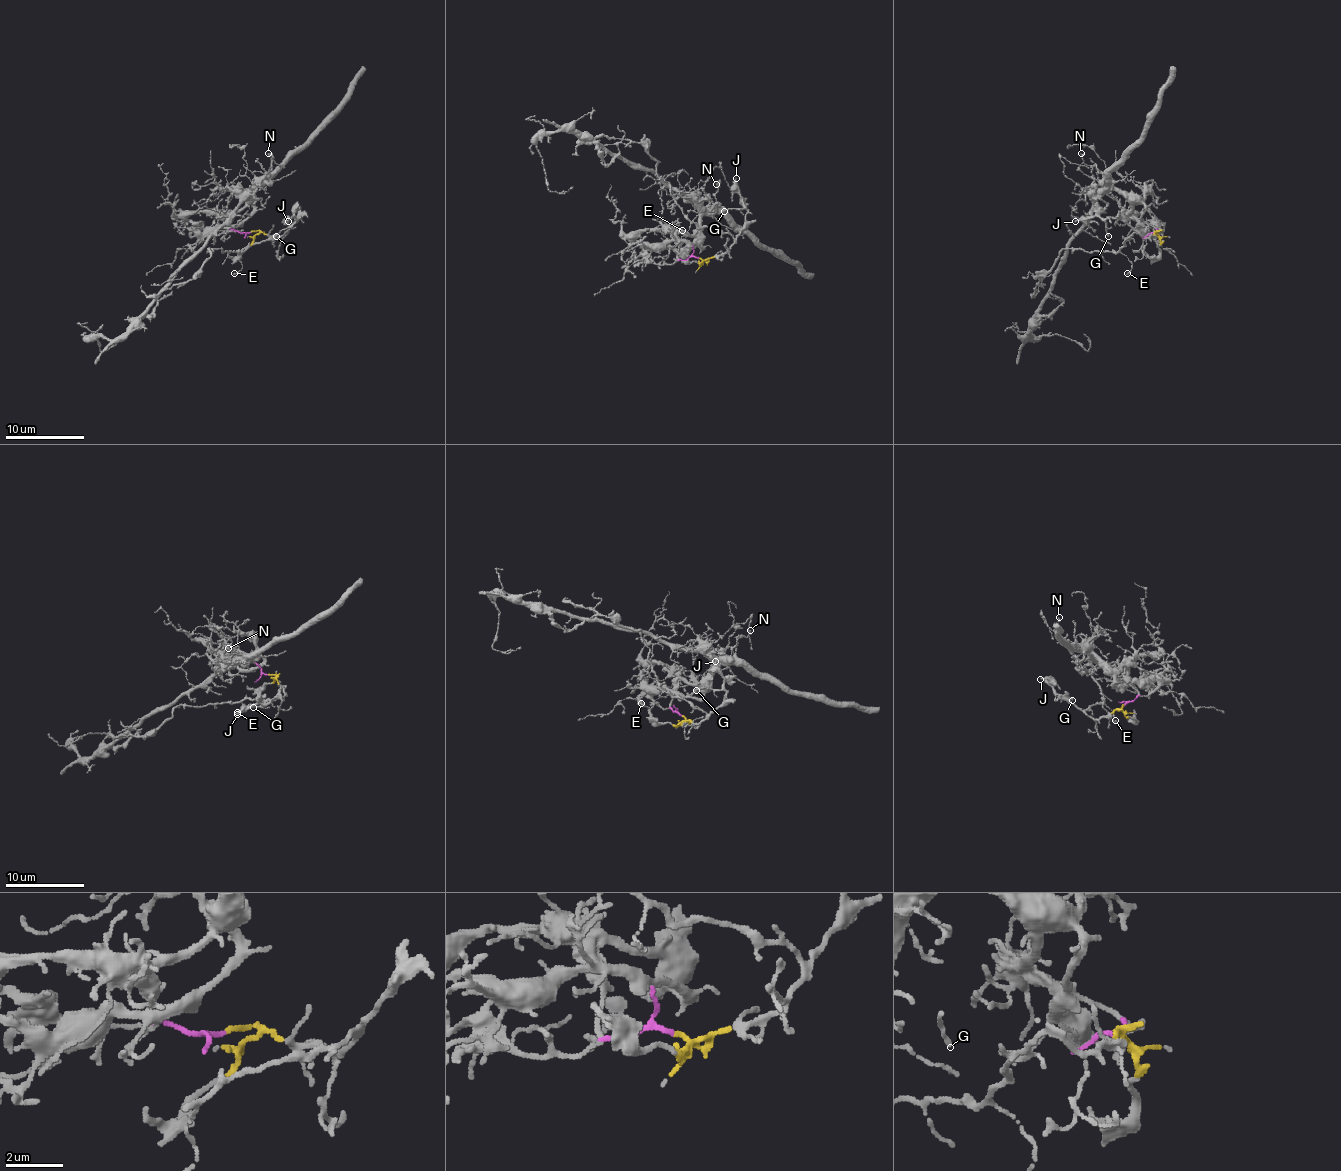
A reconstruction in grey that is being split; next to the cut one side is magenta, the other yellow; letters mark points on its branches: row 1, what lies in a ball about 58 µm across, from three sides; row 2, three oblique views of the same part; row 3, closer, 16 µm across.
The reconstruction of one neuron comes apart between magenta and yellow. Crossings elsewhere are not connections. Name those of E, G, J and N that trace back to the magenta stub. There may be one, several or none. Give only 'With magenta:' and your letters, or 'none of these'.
With magenta: N

